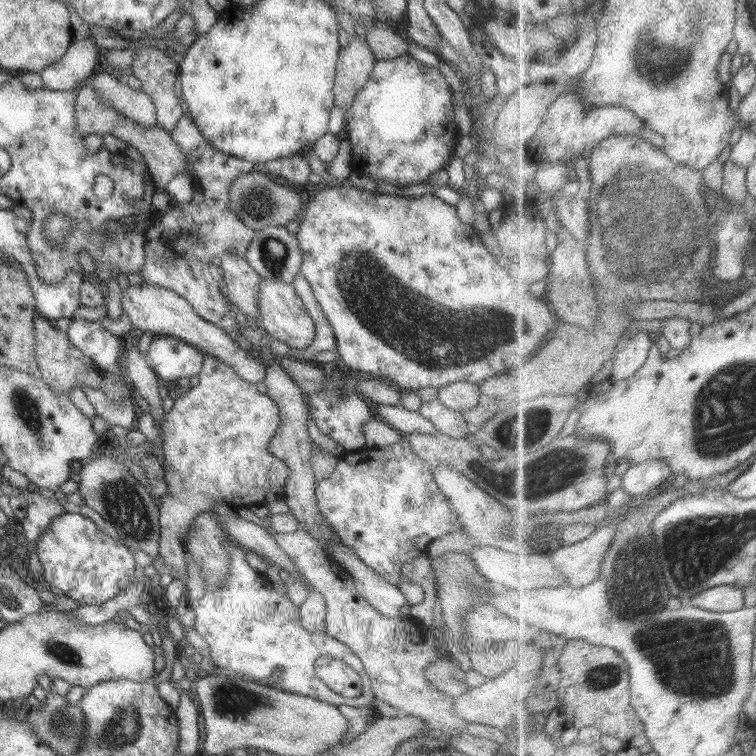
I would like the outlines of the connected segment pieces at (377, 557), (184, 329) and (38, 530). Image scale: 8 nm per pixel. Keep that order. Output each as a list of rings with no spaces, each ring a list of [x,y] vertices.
[[[403,437],[379,449],[362,448],[345,452],[334,472],[316,485],[316,506],[344,544],[380,577],[390,584],[401,582],[400,568],[417,557],[427,555],[428,545],[436,538],[460,530],[461,523],[451,503],[439,489],[429,464],[422,460]]]
[[[140,284],[140,286],[129,286],[122,290],[120,302],[125,316],[131,320],[131,324],[139,333],[154,331],[156,336],[174,336],[192,344],[204,354],[215,356],[218,360],[225,362],[240,374],[242,380],[248,380],[250,384],[263,382],[267,366],[264,361],[258,361],[250,353],[246,353],[239,344],[233,340],[222,328],[203,320],[192,309],[192,306],[178,294],[153,286],[152,284]]]
[[[35,489],[23,492],[19,491],[18,496],[20,496],[20,498],[24,498],[24,500],[28,502],[28,509],[26,509],[26,512],[28,513],[26,513],[26,517],[24,517],[24,520],[22,520],[21,523],[23,526],[24,535],[31,544],[30,547],[32,549],[33,544],[36,543],[39,536],[47,529],[47,526],[50,522],[52,522],[52,519],[62,514],[64,512],[64,508],[58,499],[52,500],[50,498],[46,498],[42,492]]]

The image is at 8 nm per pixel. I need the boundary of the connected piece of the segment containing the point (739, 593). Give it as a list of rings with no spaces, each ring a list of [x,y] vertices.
[[[720,585],[693,596],[688,602],[714,612],[734,612],[746,606],[746,592],[734,585]]]

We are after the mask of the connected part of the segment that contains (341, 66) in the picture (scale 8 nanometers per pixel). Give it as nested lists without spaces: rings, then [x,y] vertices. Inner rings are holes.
[[[358,35],[350,39],[348,45],[340,49],[333,87],[335,104],[343,111],[350,109],[354,95],[369,80],[374,63],[376,63],[366,39],[362,40]]]

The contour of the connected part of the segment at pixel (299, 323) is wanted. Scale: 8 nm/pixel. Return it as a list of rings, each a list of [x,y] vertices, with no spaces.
[[[266,280],[260,282],[256,298],[259,327],[271,337],[284,342],[288,347],[305,349],[315,340],[315,323],[306,311],[303,301],[297,296],[291,284],[282,280]]]

